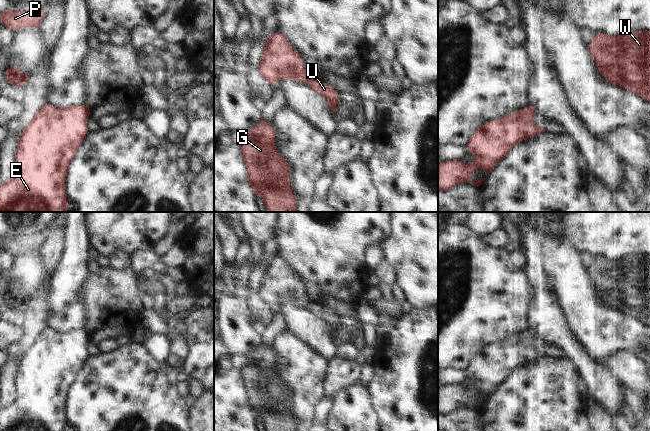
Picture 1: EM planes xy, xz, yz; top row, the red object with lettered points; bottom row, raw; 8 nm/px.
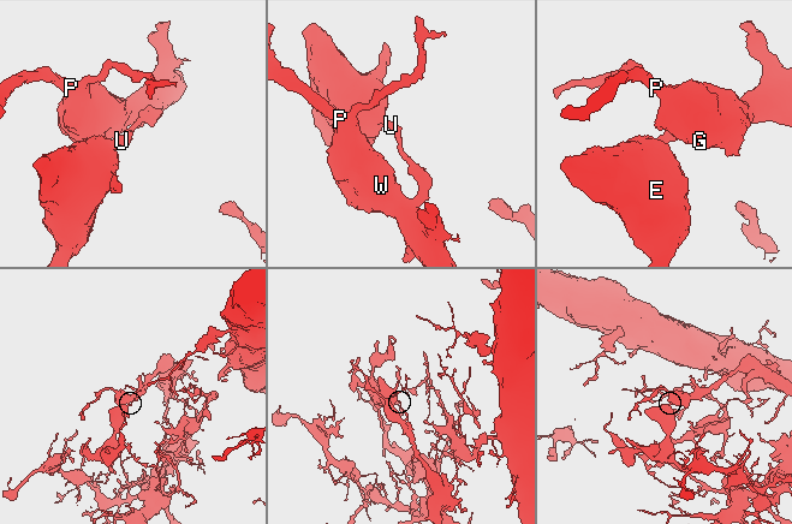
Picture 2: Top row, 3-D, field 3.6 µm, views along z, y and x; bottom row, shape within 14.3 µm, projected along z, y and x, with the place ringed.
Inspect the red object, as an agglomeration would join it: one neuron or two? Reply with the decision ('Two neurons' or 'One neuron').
Two neurons

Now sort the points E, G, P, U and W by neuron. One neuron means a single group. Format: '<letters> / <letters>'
E / G P U W

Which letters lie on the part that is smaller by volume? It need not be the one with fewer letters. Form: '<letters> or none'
E

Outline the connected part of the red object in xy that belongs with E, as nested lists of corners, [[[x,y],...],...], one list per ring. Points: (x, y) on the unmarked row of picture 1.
[[[48,327],[42,329],[36,336],[33,343],[26,350],[25,354],[19,361],[17,374],[15,376],[15,397],[12,403],[6,407],[0,407],[0,431],[69,431],[67,420],[65,418],[65,402],[69,393],[69,388],[79,374],[81,367],[89,356],[87,352],[87,342],[89,336],[84,329],[74,329],[70,331],[54,331]]]

